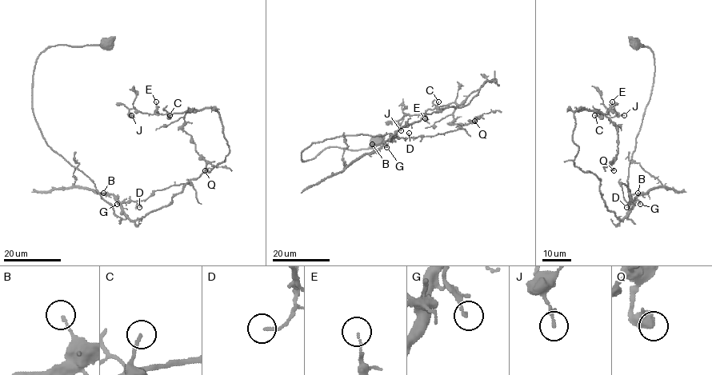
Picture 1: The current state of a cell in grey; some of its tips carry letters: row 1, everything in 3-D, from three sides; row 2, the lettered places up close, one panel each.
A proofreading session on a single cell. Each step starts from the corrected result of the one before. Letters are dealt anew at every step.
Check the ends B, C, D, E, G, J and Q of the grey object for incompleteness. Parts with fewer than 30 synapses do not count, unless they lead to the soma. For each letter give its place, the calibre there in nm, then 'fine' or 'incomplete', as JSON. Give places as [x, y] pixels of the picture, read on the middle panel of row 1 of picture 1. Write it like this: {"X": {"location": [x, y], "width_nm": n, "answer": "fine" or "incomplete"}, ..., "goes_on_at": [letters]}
{"B": {"location": [372, 144], "width_nm": 130, "answer": "fine"}, "C": {"location": [438, 101], "width_nm": 150, "answer": "fine"}, "D": {"location": [409, 133], "width_nm": 100, "answer": "fine"}, "E": {"location": [425, 118], "width_nm": 90, "answer": "fine"}, "G": {"location": [386, 147], "width_nm": 180, "answer": "fine"}, "J": {"location": [401, 130], "width_nm": 170, "answer": "fine"}, "Q": {"location": [474, 121], "width_nm": 550, "answer": "fine"}, "goes_on_at": []}

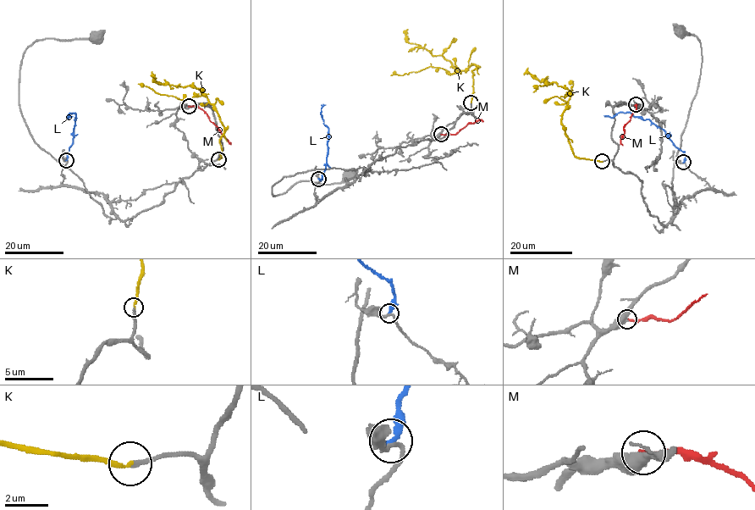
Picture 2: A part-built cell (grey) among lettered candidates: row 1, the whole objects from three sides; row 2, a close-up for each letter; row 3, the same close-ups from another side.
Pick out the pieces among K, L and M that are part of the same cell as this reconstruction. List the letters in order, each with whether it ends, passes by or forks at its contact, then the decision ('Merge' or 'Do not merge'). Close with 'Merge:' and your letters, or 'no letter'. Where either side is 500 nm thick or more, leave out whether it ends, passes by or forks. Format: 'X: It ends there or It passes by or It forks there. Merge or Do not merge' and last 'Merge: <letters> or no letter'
K: It ends there. Merge
L: It ends there. Do not merge
M: Do not merge
Merge: K

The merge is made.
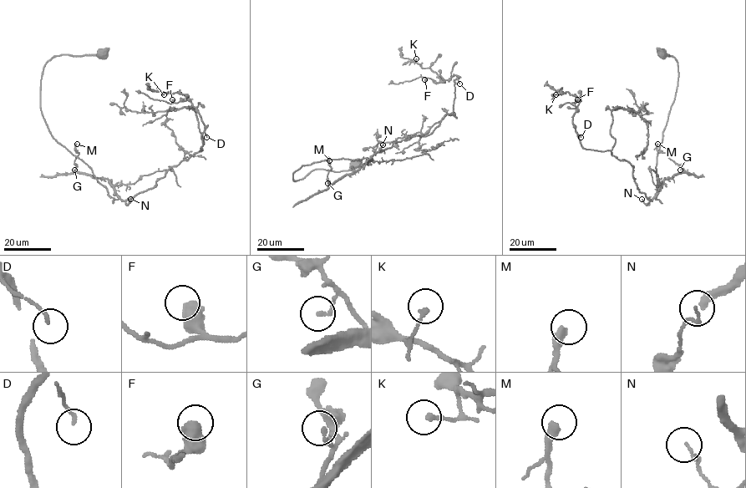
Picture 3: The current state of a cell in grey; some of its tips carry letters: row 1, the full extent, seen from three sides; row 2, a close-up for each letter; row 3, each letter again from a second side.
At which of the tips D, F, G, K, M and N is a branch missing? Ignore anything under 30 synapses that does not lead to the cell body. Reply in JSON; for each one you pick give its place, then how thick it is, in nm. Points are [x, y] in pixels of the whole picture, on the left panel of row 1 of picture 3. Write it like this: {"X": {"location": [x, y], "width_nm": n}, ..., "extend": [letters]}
{"extend": []}

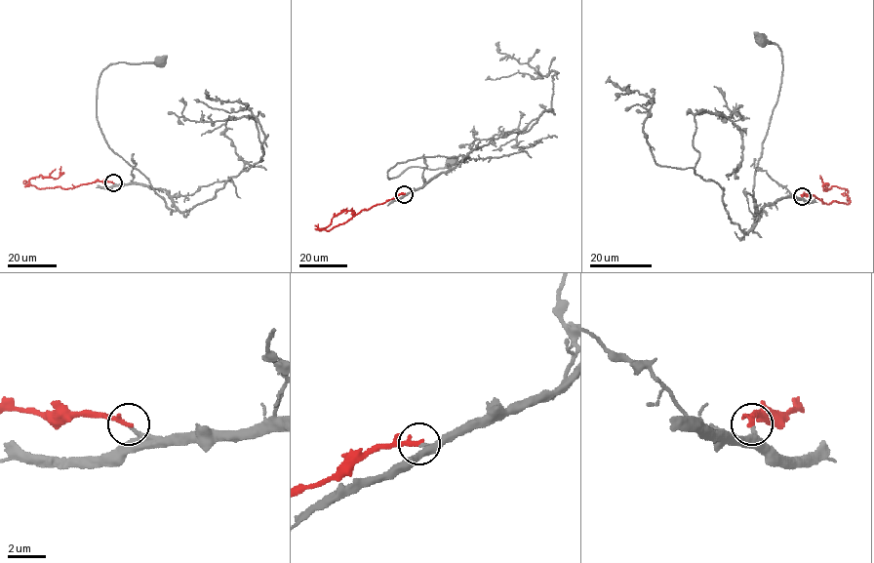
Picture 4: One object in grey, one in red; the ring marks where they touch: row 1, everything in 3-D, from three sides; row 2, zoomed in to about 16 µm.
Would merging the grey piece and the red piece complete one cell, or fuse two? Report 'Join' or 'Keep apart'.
Join

